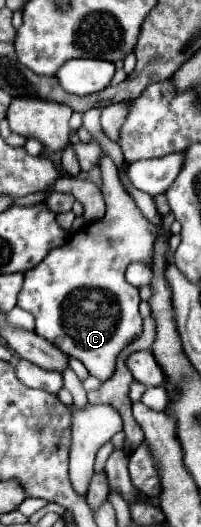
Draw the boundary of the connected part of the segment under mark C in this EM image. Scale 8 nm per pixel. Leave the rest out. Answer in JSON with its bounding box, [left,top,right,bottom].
[18,154,156,380]

